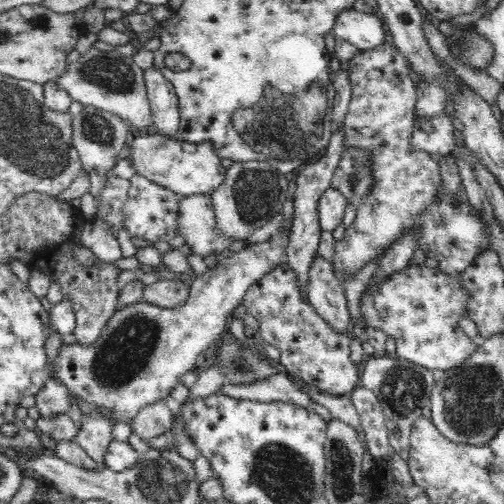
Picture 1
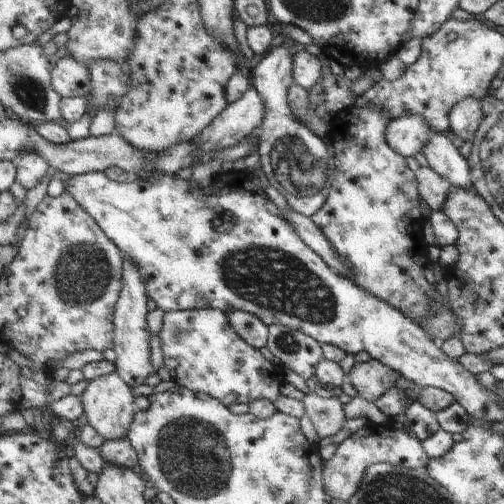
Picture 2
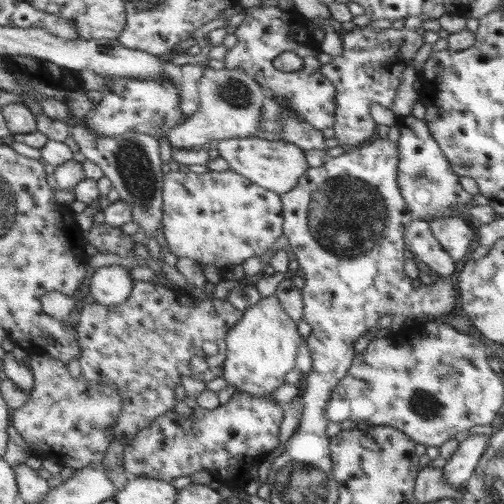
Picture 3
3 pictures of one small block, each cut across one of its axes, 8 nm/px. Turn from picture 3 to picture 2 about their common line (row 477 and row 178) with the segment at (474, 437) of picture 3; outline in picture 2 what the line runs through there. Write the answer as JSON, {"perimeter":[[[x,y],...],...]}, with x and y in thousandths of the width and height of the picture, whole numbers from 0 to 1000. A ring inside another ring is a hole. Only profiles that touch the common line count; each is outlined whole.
{"perimeter":[[[863,266],[855,286],[839,302],[851,317],[851,329],[875,345],[895,369],[907,377],[927,377],[938,381],[938,357],[935,357],[935,337],[931,321],[915,313],[907,282],[895,282],[891,274]]]}

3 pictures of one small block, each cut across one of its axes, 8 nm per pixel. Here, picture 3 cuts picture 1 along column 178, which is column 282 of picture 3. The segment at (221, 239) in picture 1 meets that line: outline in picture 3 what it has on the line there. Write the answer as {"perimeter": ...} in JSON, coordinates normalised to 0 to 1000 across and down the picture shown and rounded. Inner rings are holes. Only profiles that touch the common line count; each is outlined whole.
{"perimeter":[[[450,337],[450,341],[407,341],[407,345],[387,345],[387,341],[335,341],[327,349],[327,437],[323,437],[323,460],[327,460],[327,476],[335,496],[351,508],[351,512],[375,512],[387,516],[391,524],[431,524],[435,512],[450,512],[450,524],[482,524],[490,512],[510,512],[510,508],[526,508],[534,500],[534,492],[558,472],[565,468],[565,397],[562,389],[546,385],[542,377],[526,377],[522,369],[510,369],[506,361],[498,361],[494,353],[478,349],[466,337]]]}

